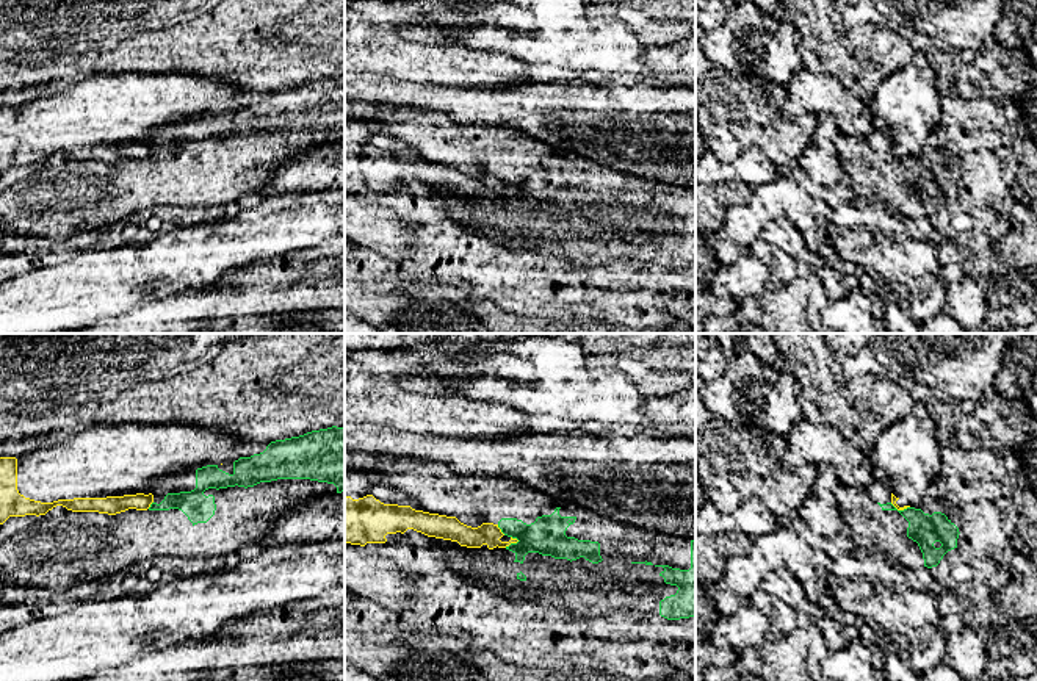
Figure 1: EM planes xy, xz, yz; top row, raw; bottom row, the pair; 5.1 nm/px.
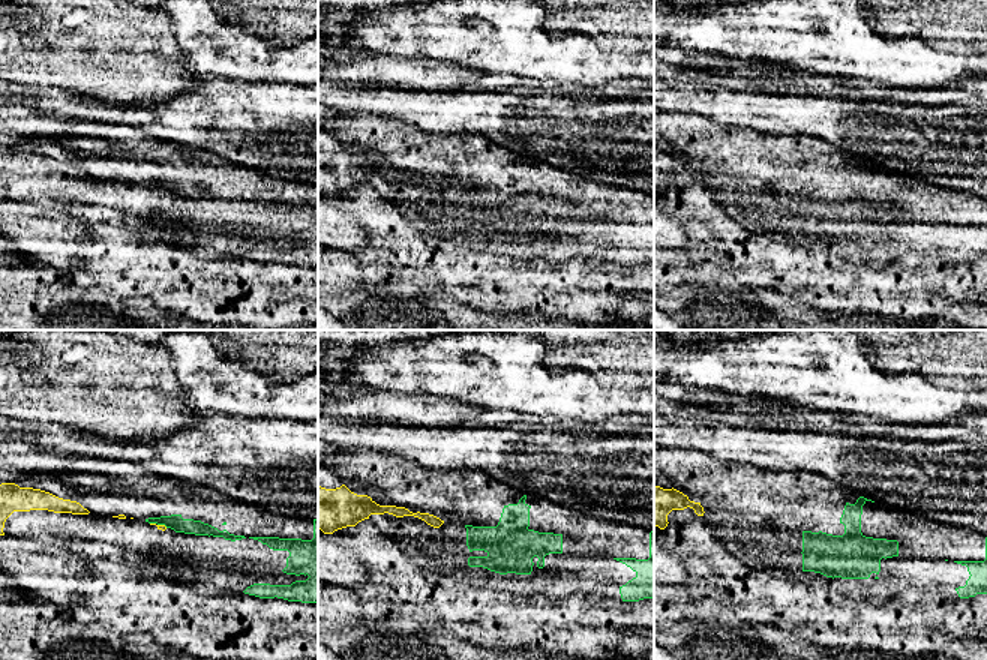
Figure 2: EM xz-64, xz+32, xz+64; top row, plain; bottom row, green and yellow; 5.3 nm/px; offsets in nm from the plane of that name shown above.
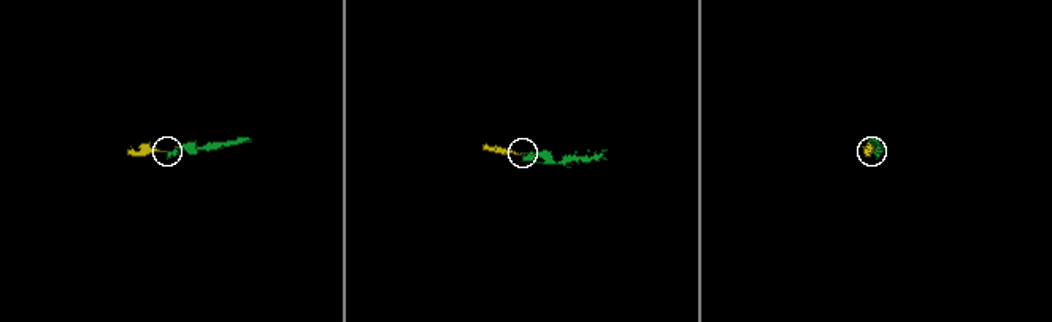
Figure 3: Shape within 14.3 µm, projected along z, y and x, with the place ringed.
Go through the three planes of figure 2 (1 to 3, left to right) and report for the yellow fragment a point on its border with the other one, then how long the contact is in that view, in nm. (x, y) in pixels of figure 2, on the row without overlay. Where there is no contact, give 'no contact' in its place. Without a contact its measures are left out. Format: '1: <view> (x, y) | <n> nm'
1: xz-64 (162, 188) | 60 nm
2: no contact
3: no contact

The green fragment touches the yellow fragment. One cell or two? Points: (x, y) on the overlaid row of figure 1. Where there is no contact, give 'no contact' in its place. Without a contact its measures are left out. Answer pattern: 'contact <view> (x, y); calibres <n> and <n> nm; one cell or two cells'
contact xz (511, 544); calibres 190 and 120 nm; two cells

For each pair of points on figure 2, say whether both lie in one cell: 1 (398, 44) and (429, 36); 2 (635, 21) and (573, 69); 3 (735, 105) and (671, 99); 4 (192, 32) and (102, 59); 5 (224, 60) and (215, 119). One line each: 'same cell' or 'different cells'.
1: same cell
2: different cells
3: different cells
4: different cells
5: different cells

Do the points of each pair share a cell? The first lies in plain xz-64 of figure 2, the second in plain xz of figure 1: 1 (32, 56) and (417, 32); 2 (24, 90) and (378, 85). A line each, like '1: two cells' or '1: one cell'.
1: two cells
2: one cell

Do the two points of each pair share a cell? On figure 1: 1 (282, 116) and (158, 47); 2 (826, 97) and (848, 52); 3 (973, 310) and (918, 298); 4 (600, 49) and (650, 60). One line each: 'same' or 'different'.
1: different
2: different
3: different
4: same

